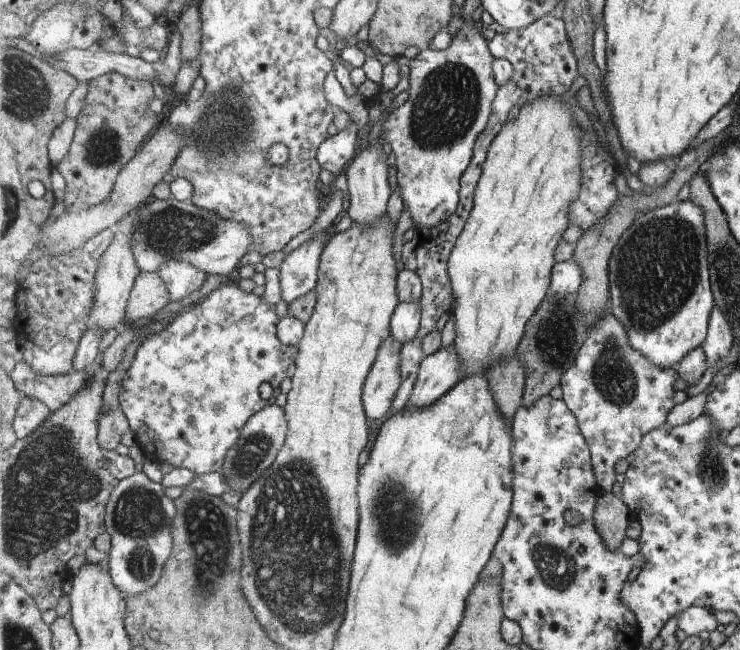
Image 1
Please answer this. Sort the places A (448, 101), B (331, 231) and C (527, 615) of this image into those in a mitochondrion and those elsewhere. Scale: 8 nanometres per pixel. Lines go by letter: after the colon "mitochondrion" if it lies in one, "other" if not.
A: mitochondrion
B: other
C: other

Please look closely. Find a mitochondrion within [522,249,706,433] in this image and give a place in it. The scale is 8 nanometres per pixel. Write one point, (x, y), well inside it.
(613, 376)

